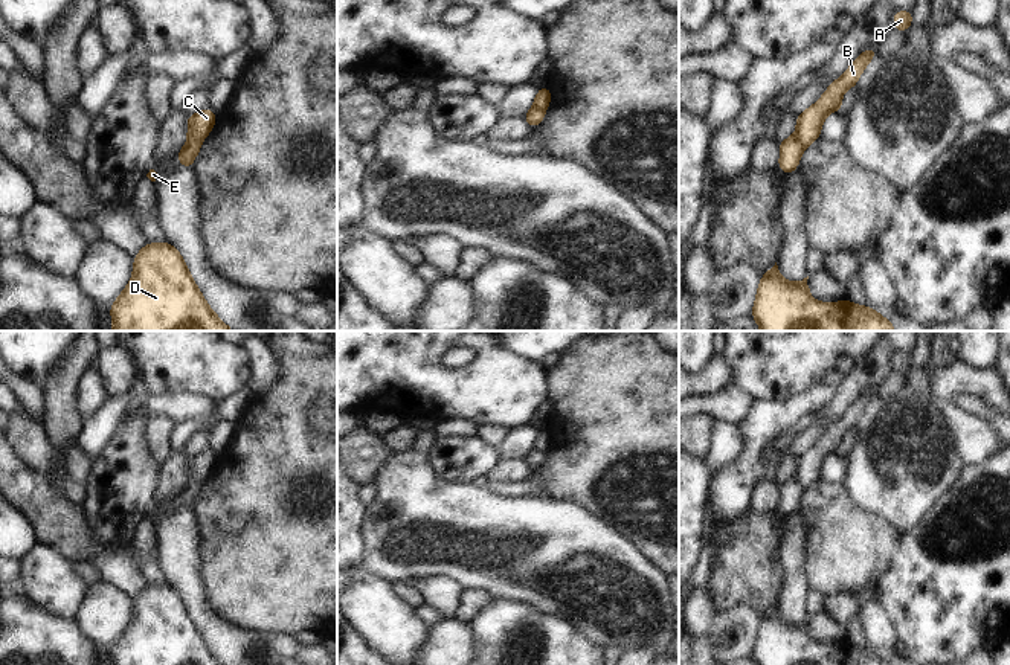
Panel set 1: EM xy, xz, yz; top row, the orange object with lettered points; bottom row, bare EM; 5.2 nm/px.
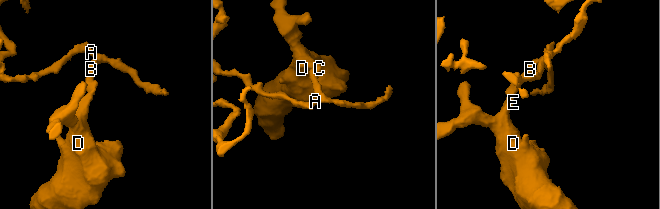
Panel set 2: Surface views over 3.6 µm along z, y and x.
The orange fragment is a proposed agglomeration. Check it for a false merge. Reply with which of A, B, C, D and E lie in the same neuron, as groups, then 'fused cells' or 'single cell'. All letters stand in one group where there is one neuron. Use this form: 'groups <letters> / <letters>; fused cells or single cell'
groups A B C / D E; fused cells

